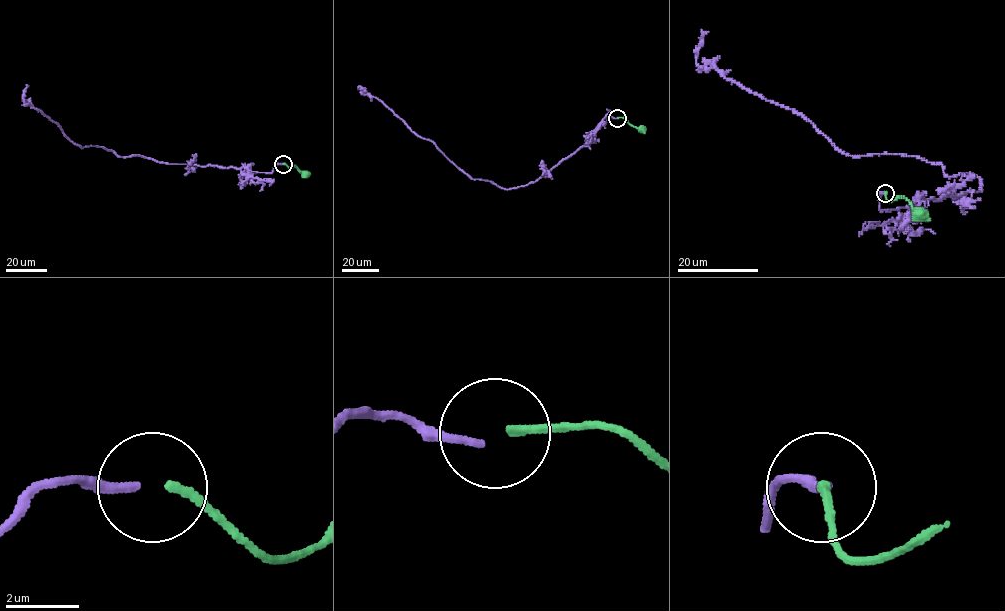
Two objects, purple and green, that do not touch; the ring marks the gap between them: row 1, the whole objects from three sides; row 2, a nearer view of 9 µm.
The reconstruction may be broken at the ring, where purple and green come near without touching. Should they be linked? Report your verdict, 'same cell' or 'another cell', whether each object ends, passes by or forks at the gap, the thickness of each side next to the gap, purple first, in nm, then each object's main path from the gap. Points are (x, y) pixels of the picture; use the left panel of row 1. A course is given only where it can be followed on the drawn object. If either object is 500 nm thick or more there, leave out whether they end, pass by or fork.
another cell; purple ends there; green ends there; 240 nm thick on the purple side, 240 nm on the other; purple runs (283, 164), (257, 172), (81, 147), (25, 104), (25, 85); green runs (284, 164), (290, 167), (294, 165), (304, 175)

